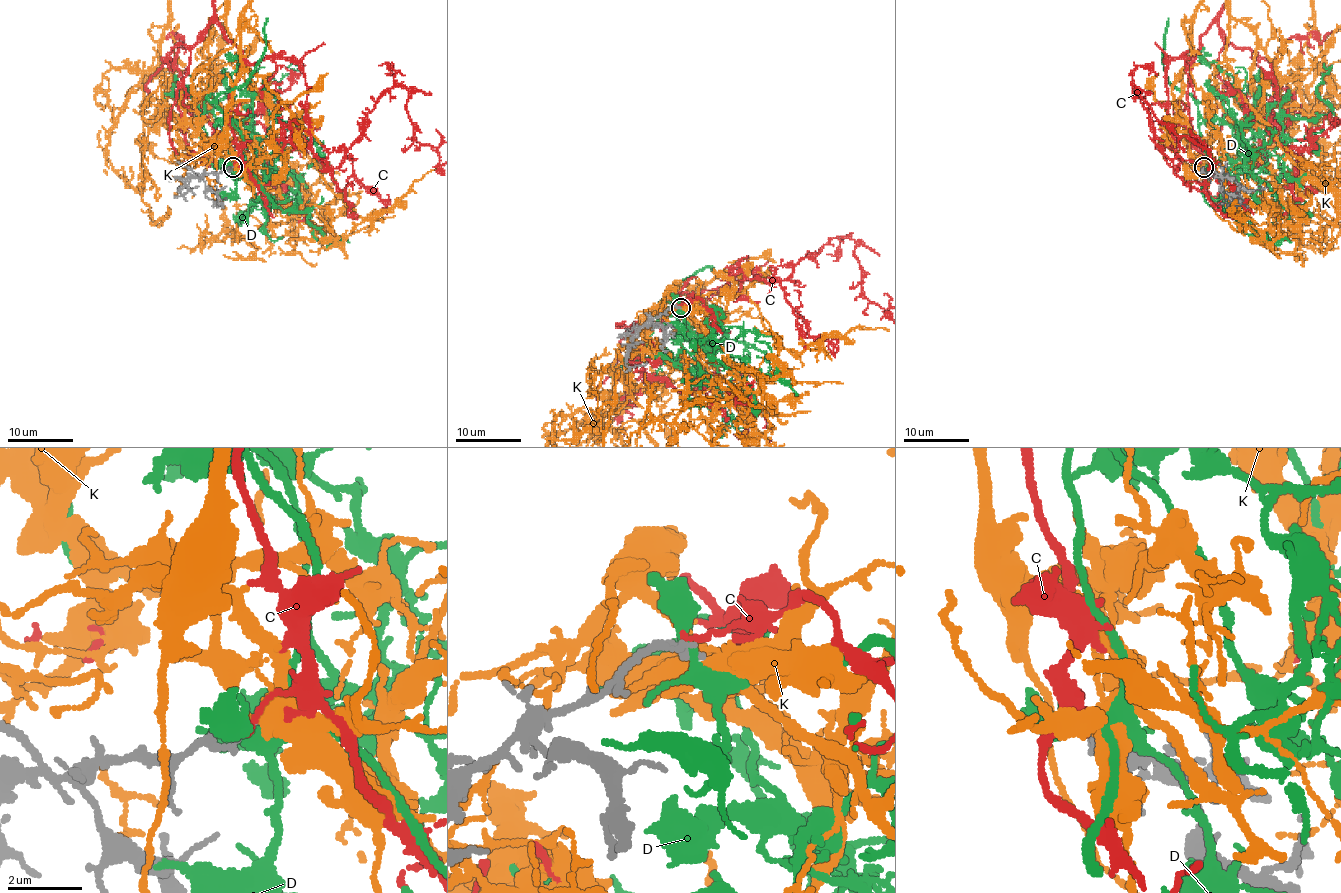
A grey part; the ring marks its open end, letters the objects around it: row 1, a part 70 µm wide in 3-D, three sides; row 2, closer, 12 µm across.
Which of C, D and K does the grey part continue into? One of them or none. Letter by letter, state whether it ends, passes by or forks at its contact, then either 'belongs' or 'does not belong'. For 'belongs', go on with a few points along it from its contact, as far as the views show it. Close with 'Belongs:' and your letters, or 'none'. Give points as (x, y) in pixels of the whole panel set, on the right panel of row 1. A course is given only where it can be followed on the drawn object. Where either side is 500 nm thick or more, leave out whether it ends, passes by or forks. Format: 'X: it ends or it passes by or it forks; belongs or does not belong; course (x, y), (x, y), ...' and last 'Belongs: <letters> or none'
C: it ends; does not belong
D: it forks; does not belong
K: it forks; belongs
Belongs: K

